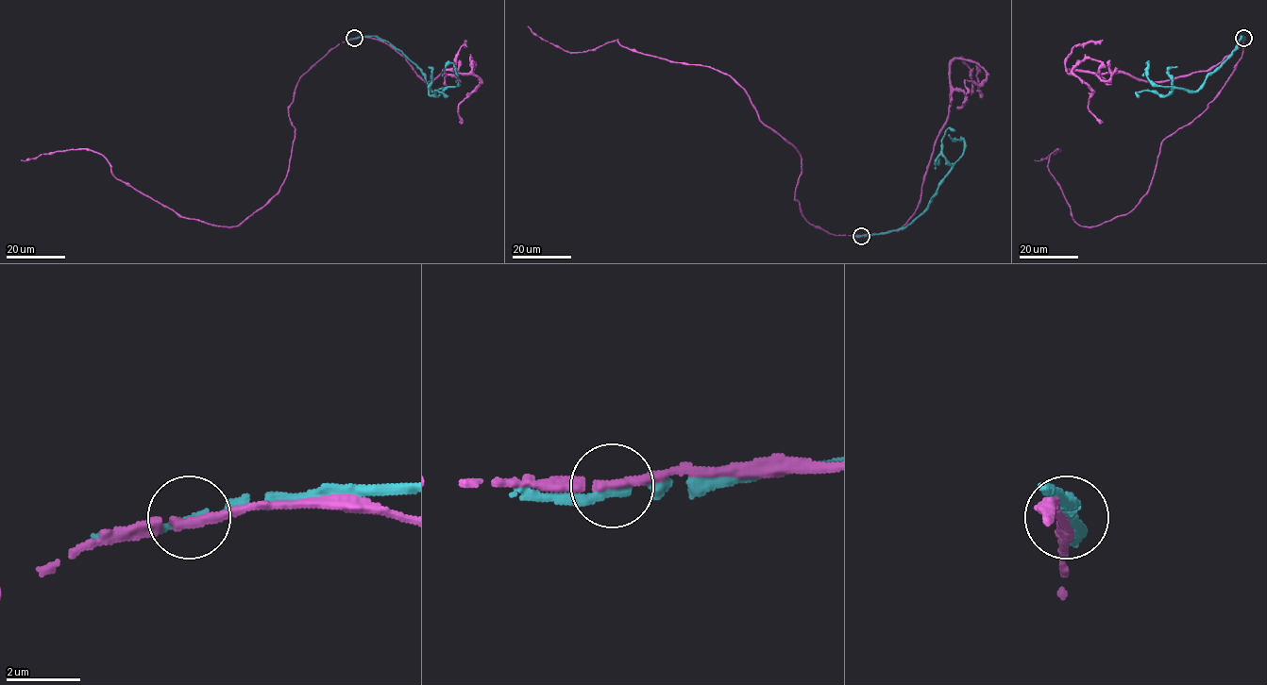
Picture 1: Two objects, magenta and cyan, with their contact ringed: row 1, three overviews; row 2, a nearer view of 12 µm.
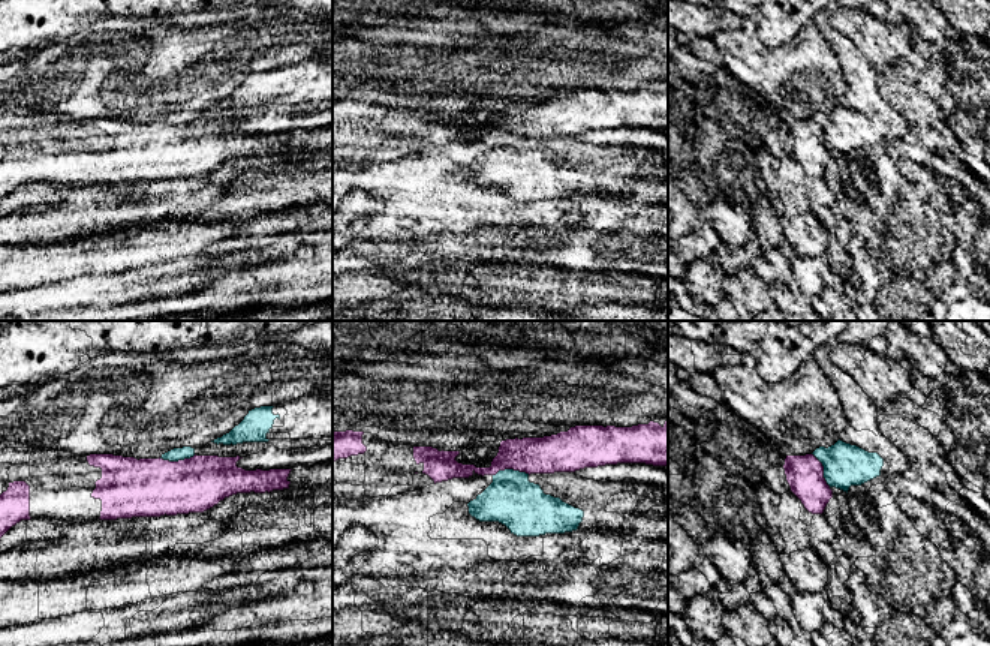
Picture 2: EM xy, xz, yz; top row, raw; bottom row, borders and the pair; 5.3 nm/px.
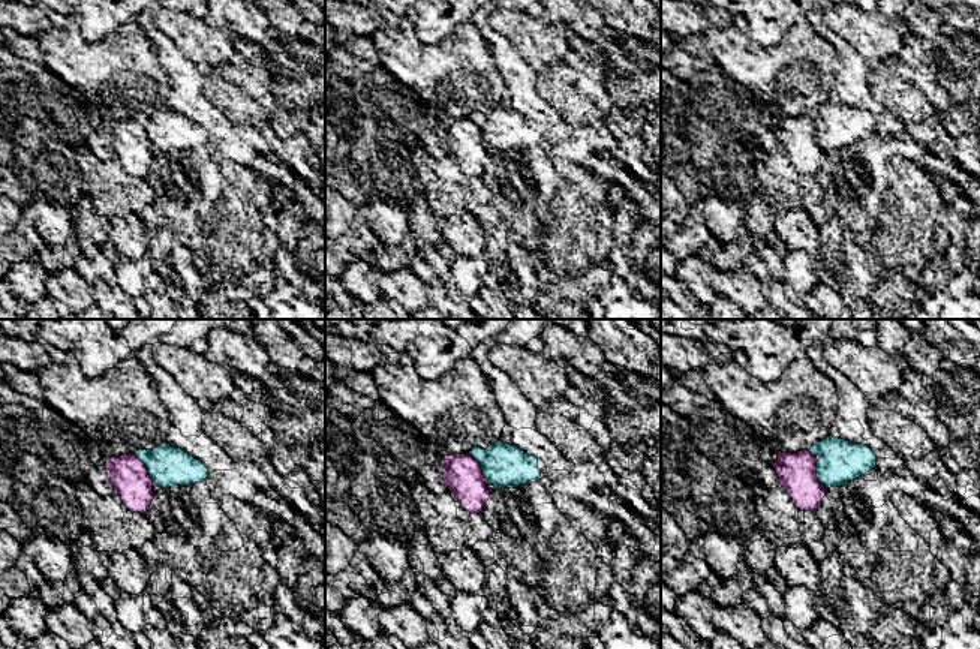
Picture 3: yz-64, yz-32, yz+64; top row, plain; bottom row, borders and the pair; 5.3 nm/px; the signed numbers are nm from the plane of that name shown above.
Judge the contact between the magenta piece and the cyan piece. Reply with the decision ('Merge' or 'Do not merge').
Do not merge

